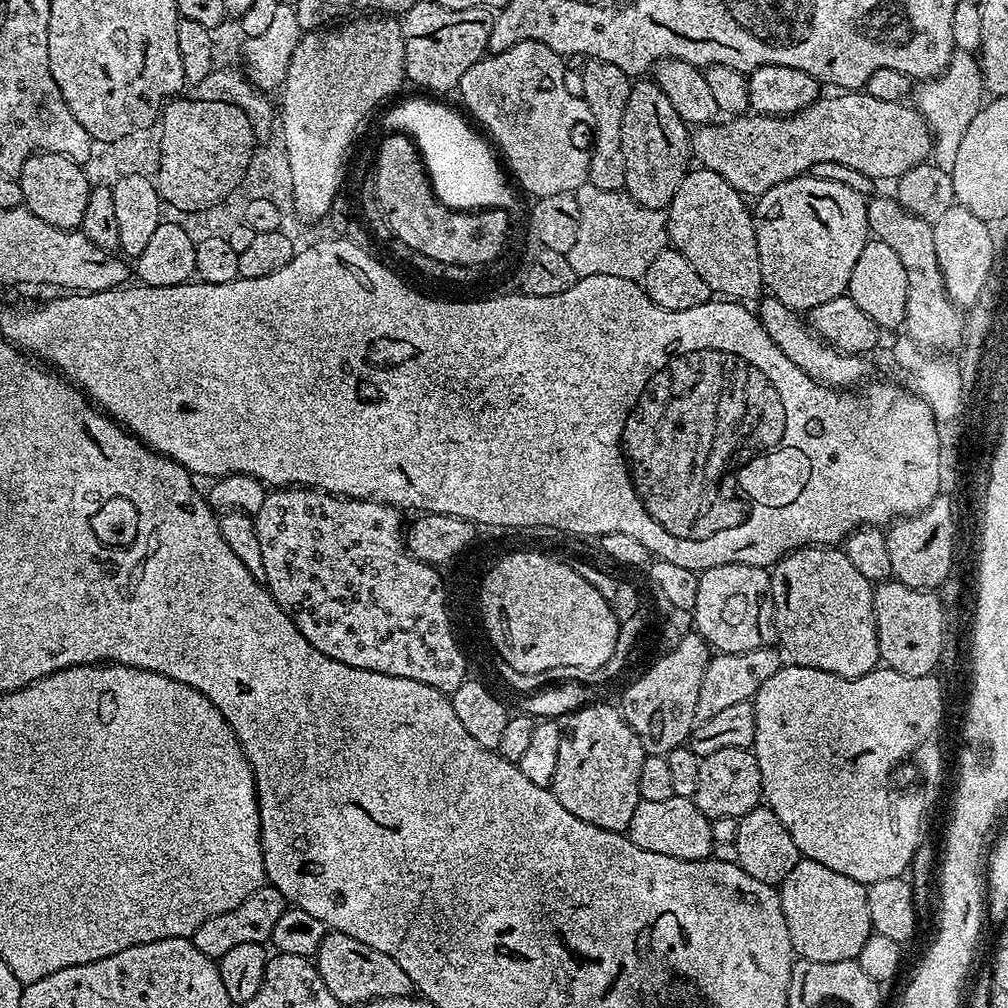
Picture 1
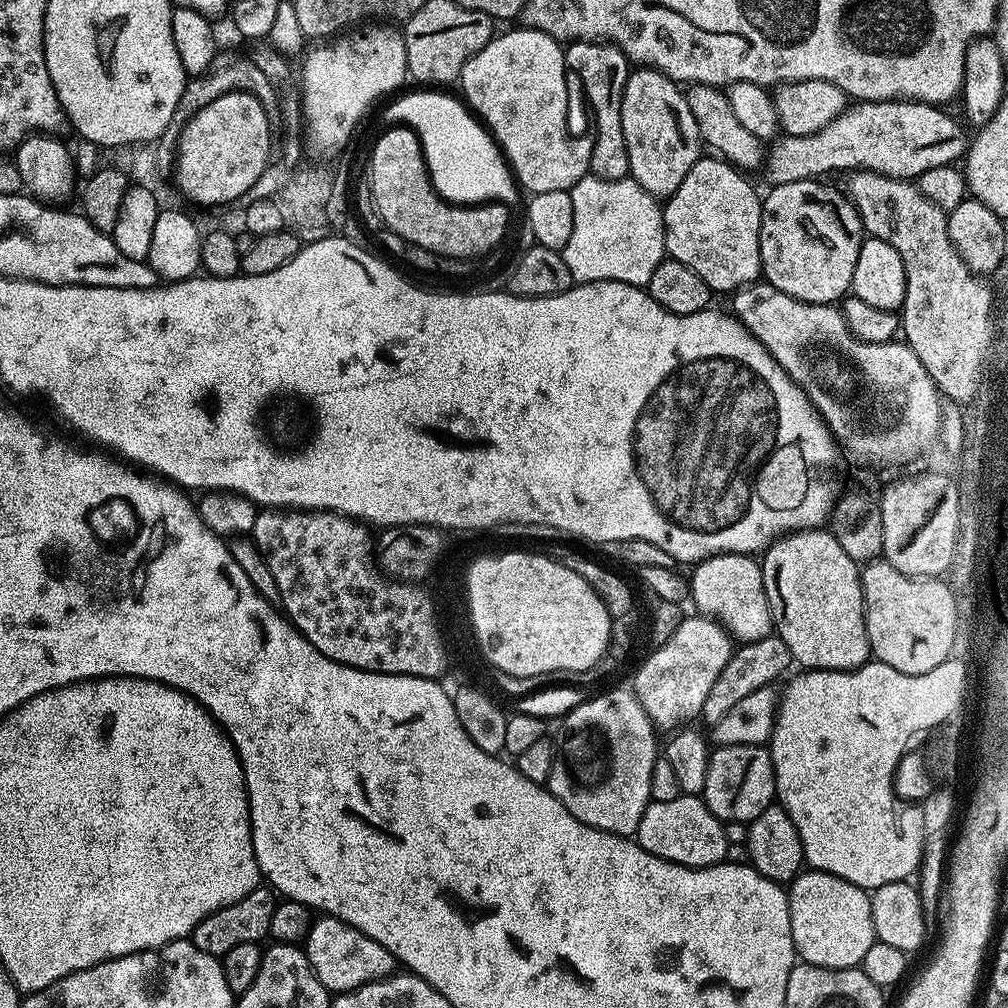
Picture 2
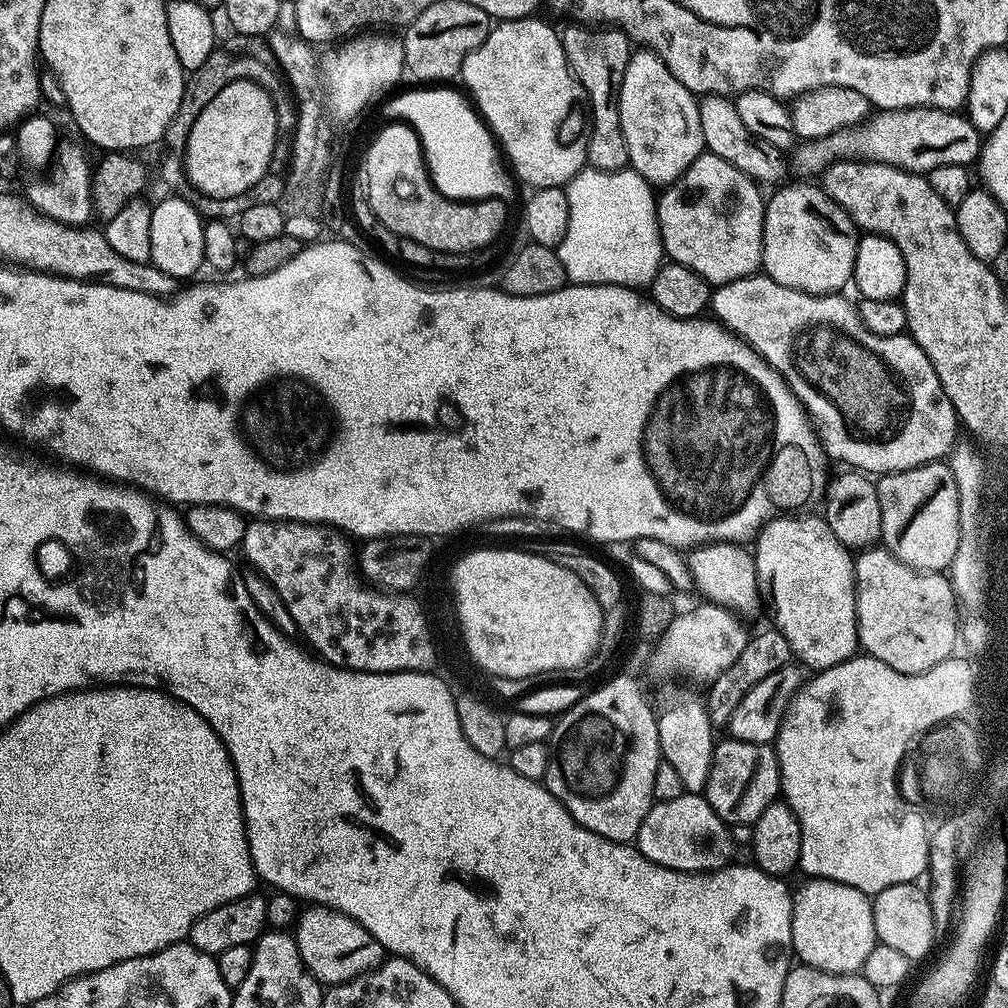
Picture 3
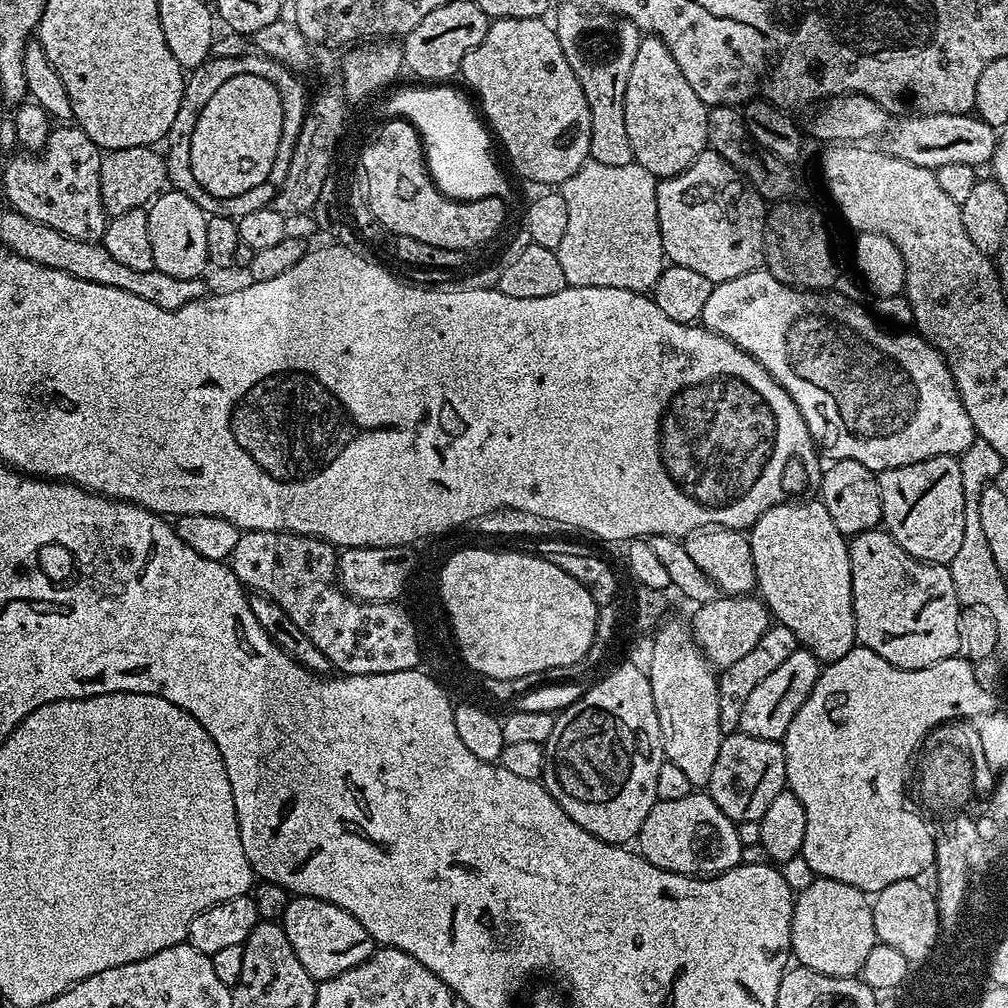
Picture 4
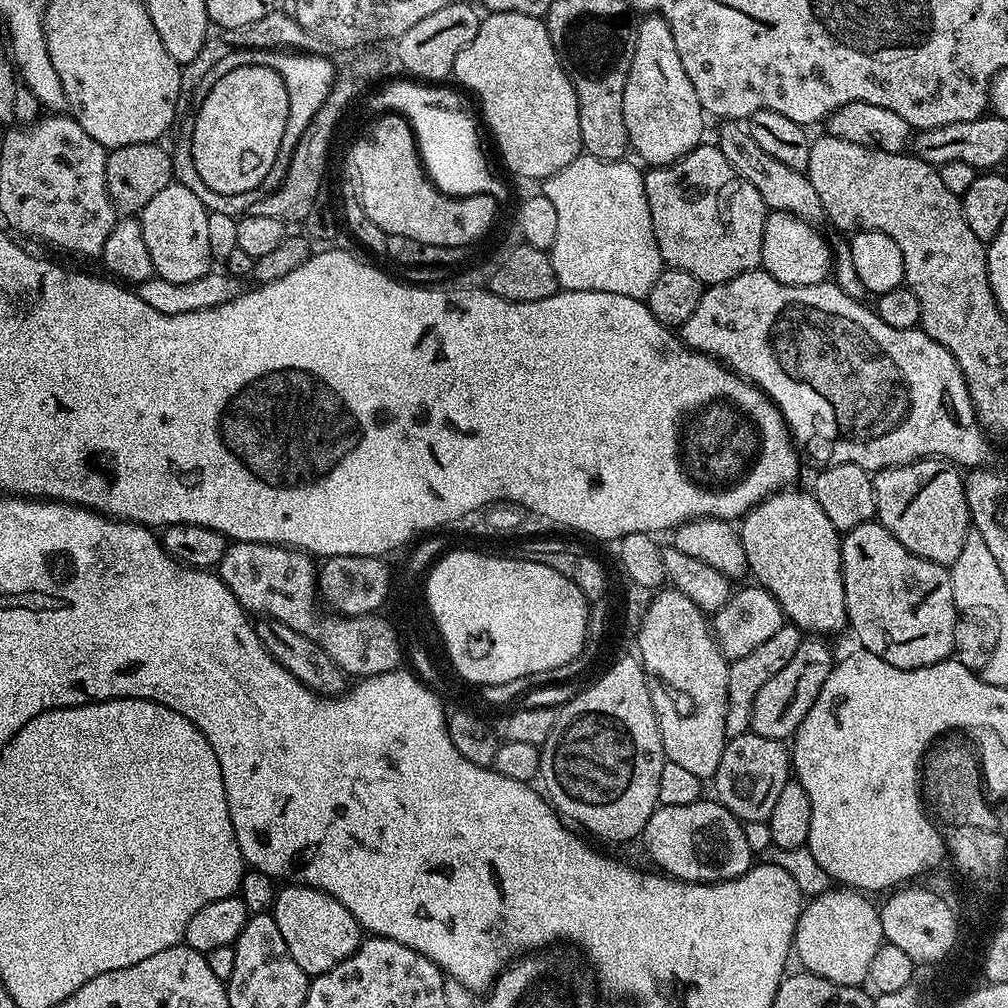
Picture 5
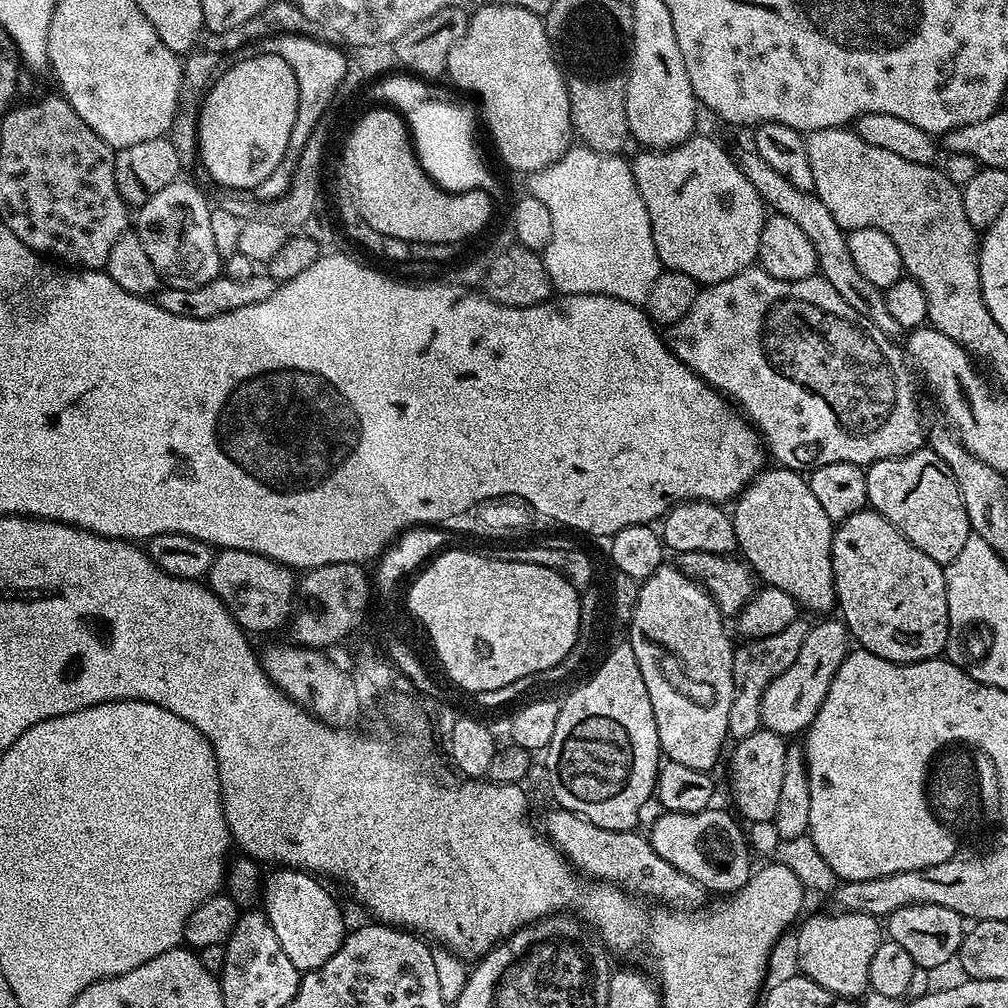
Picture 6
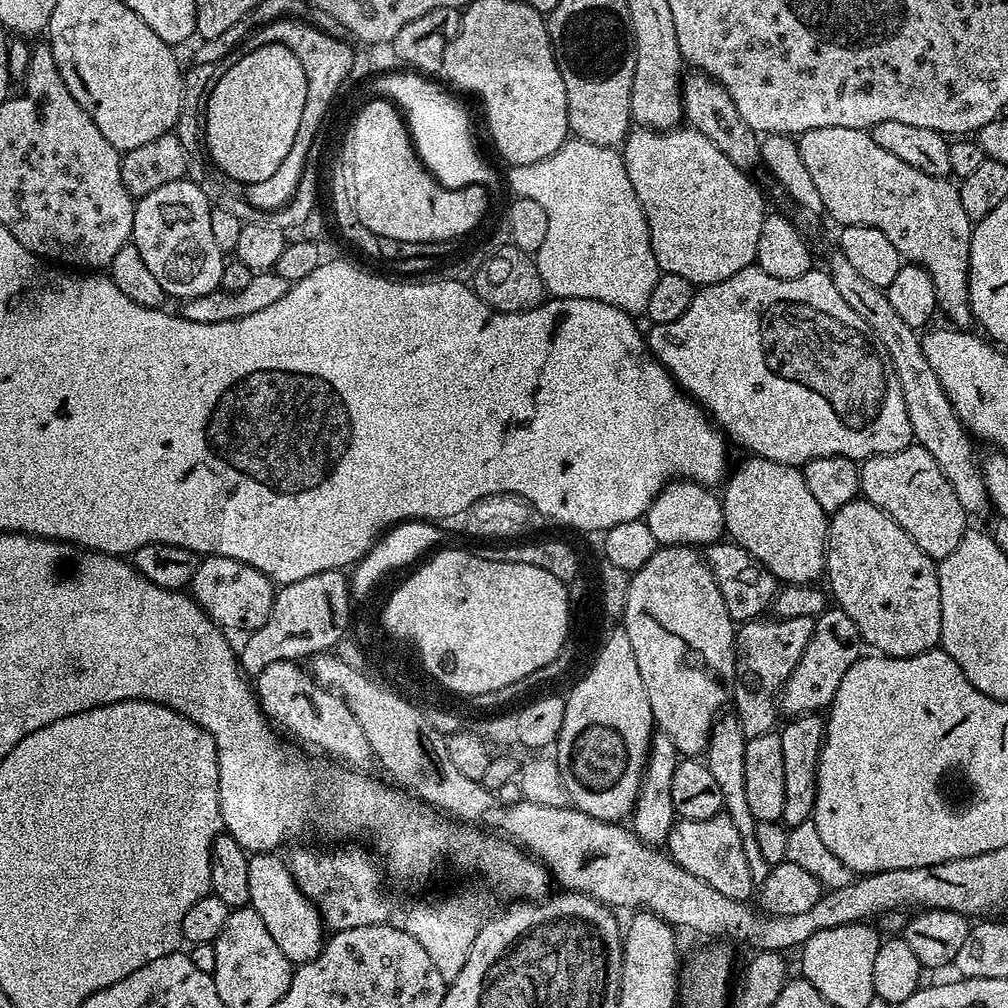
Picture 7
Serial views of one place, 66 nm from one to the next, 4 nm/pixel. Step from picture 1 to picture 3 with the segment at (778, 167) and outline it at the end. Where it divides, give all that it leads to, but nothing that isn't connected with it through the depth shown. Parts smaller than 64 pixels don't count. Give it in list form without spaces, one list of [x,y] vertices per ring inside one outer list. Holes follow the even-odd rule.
[[[889,108],[875,114],[858,124],[839,128],[829,136],[797,143],[791,153],[792,168],[800,175],[797,177],[819,177],[831,164],[841,160],[888,164],[904,172],[927,174],[947,164],[971,165],[971,160],[973,163],[980,155],[982,133],[968,121],[967,115],[959,111],[947,108]]]

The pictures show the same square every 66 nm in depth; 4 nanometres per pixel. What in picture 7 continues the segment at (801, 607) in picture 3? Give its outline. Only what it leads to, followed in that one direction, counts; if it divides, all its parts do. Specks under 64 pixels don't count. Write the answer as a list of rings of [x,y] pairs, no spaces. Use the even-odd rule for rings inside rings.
[[[752,456],[736,473],[734,472],[727,477],[723,485],[724,492],[722,491],[724,527],[727,535],[735,543],[741,544],[758,562],[762,562],[762,566],[766,566],[766,570],[770,570],[770,574],[774,574],[777,581],[785,585],[819,581],[819,576],[821,579],[826,572],[830,516],[822,510],[822,506],[818,506],[814,494],[810,494],[810,486],[806,486],[803,471],[791,464],[770,462],[761,456]]]

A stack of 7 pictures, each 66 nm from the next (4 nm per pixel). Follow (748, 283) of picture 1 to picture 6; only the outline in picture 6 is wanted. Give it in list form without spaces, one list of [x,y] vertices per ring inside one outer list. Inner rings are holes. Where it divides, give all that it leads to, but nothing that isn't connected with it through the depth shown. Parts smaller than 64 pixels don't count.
[[[700,135],[677,148],[640,150],[630,163],[650,214],[661,265],[669,272],[690,274],[697,284],[707,286],[734,278],[757,263],[766,205],[734,156],[718,141]]]

